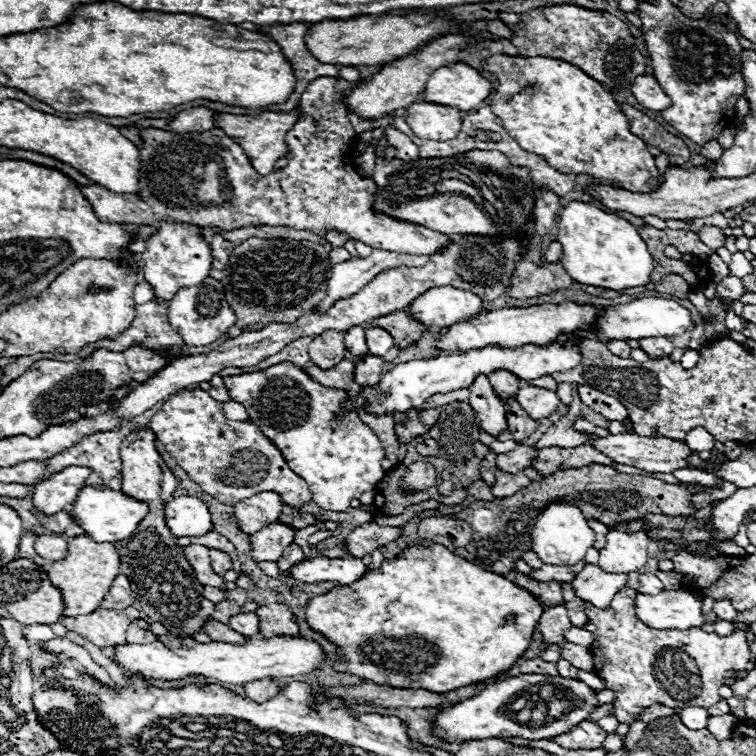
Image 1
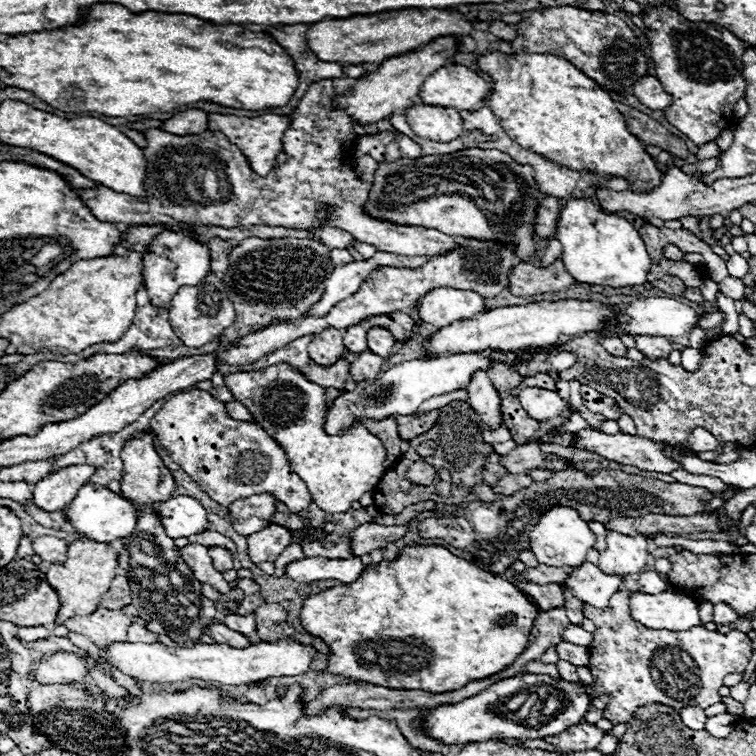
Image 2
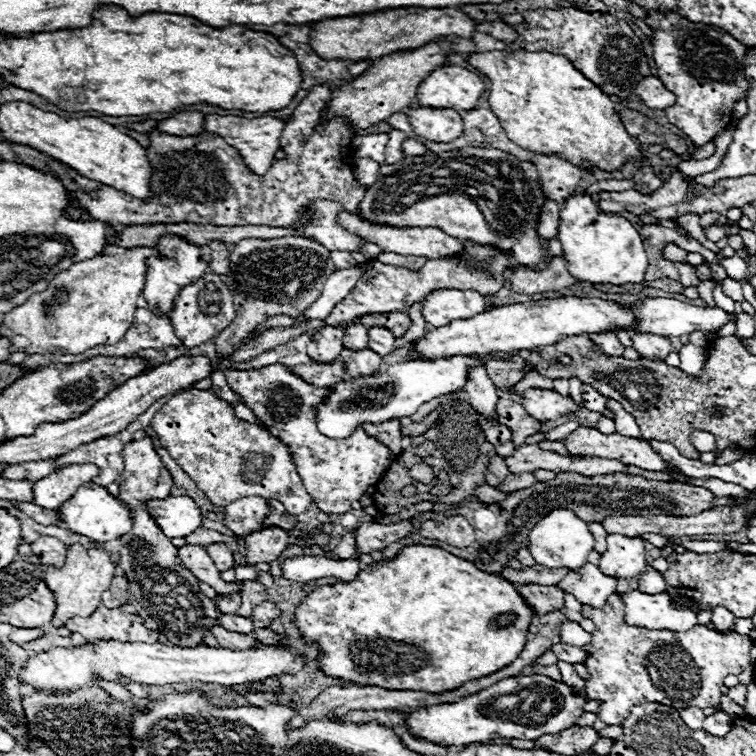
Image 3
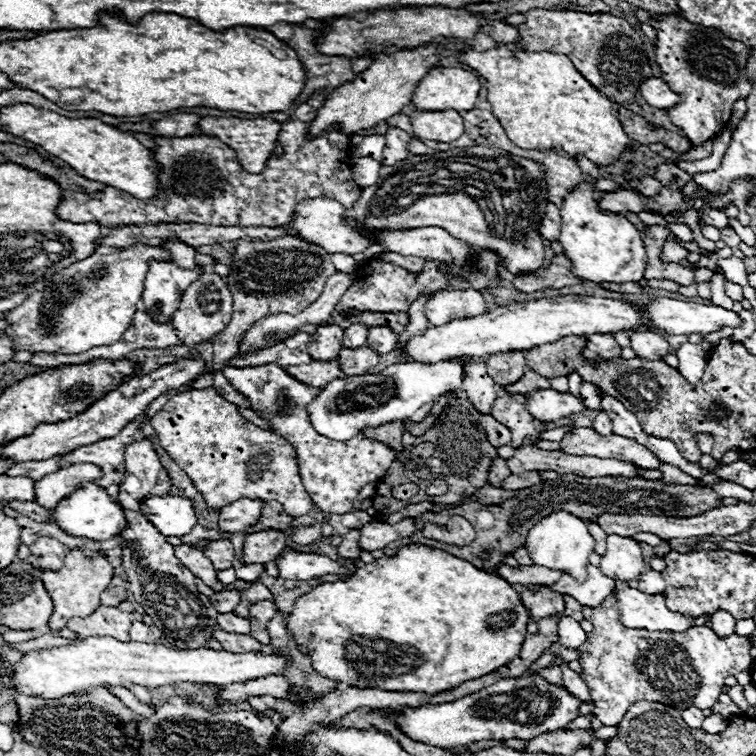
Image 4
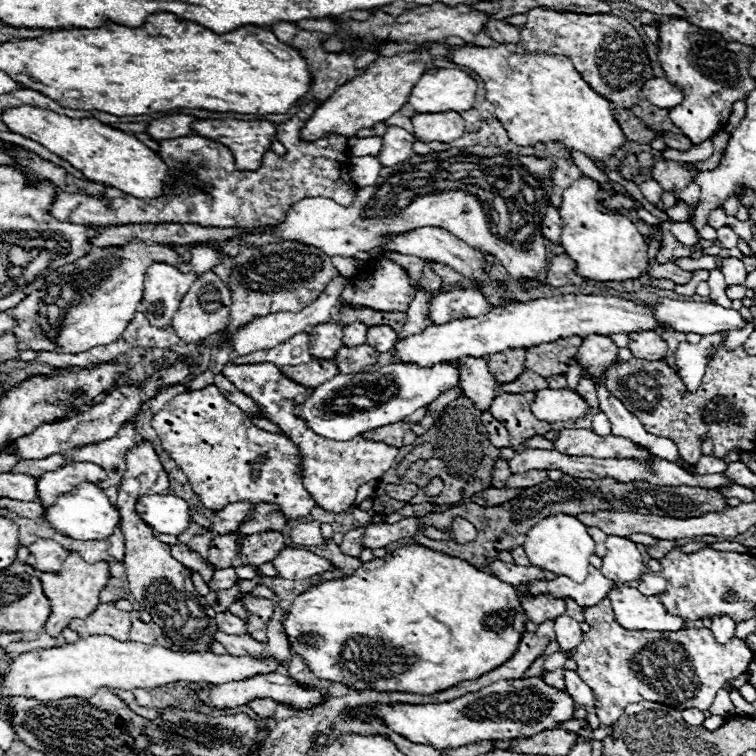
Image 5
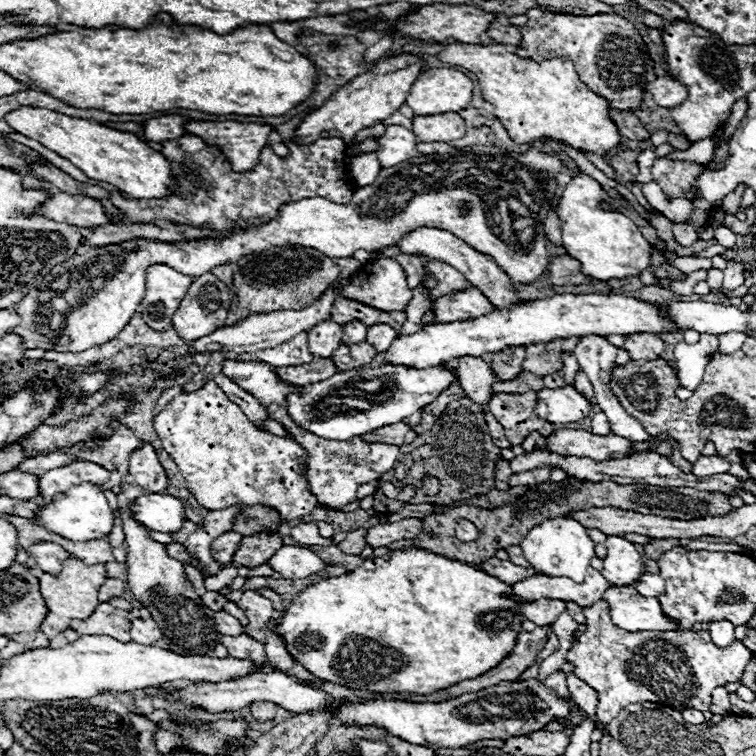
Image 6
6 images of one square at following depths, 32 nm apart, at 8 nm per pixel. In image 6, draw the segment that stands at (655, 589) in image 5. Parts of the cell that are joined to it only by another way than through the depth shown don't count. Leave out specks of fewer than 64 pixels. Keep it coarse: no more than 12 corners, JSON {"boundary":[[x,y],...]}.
{"boundary":[[642,574],[636,584],[642,596],[660,596],[664,578],[660,574]]}

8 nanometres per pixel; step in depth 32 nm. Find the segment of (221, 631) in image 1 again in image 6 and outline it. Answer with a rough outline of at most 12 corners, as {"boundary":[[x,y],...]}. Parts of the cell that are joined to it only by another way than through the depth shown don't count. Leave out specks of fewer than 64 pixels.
{"boundary":[[240,634],[222,636],[234,658],[266,664],[264,644]]}

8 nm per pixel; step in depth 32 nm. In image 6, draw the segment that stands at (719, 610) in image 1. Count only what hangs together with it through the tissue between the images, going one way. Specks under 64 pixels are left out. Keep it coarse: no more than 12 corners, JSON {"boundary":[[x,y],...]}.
{"boundary":[[728,620],[710,624],[710,638],[726,648],[734,640],[734,626]]}

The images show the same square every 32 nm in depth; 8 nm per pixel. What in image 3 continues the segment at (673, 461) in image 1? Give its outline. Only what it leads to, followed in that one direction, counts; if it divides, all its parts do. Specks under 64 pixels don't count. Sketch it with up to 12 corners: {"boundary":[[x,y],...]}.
{"boundary":[[578,428],[562,442],[574,456],[614,458],[644,470],[668,466],[636,438]]}

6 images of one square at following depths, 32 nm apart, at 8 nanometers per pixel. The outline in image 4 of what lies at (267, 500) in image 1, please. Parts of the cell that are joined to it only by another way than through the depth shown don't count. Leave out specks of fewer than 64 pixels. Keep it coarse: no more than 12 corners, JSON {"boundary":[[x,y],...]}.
{"boundary":[[238,500],[220,510],[220,532],[244,532],[260,514],[260,500]]}

